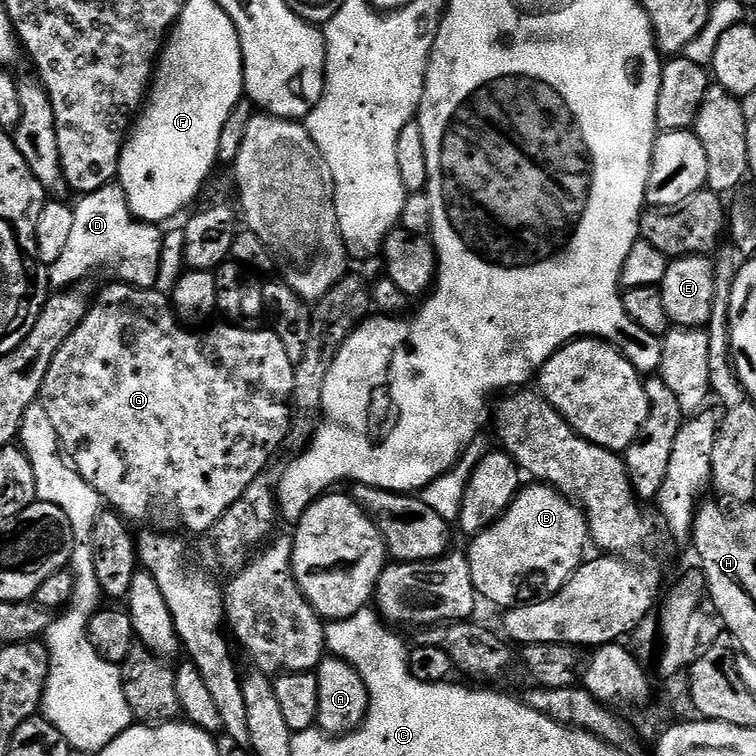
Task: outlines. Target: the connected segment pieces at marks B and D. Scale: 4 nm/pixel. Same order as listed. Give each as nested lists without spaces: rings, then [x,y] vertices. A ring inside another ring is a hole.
[[[539,482],[529,485],[521,487],[507,510],[484,532],[471,537],[472,545],[466,548],[477,597],[496,604],[507,602],[507,588],[559,593],[586,559],[584,547],[589,547],[590,537],[583,512],[557,488]]]
[[[113,182],[102,186],[93,192],[83,193],[80,201],[75,201],[72,213],[74,214],[74,227],[70,233],[70,239],[66,250],[62,250],[58,262],[50,265],[50,284],[53,289],[63,290],[71,288],[74,284],[87,281],[91,272],[99,268],[109,268],[117,272],[119,279],[125,284],[131,284],[133,288],[155,289],[160,280],[160,263],[164,260],[164,228],[158,224],[145,224],[136,219],[136,215],[130,210],[128,199],[123,196],[124,191],[119,182]]]

